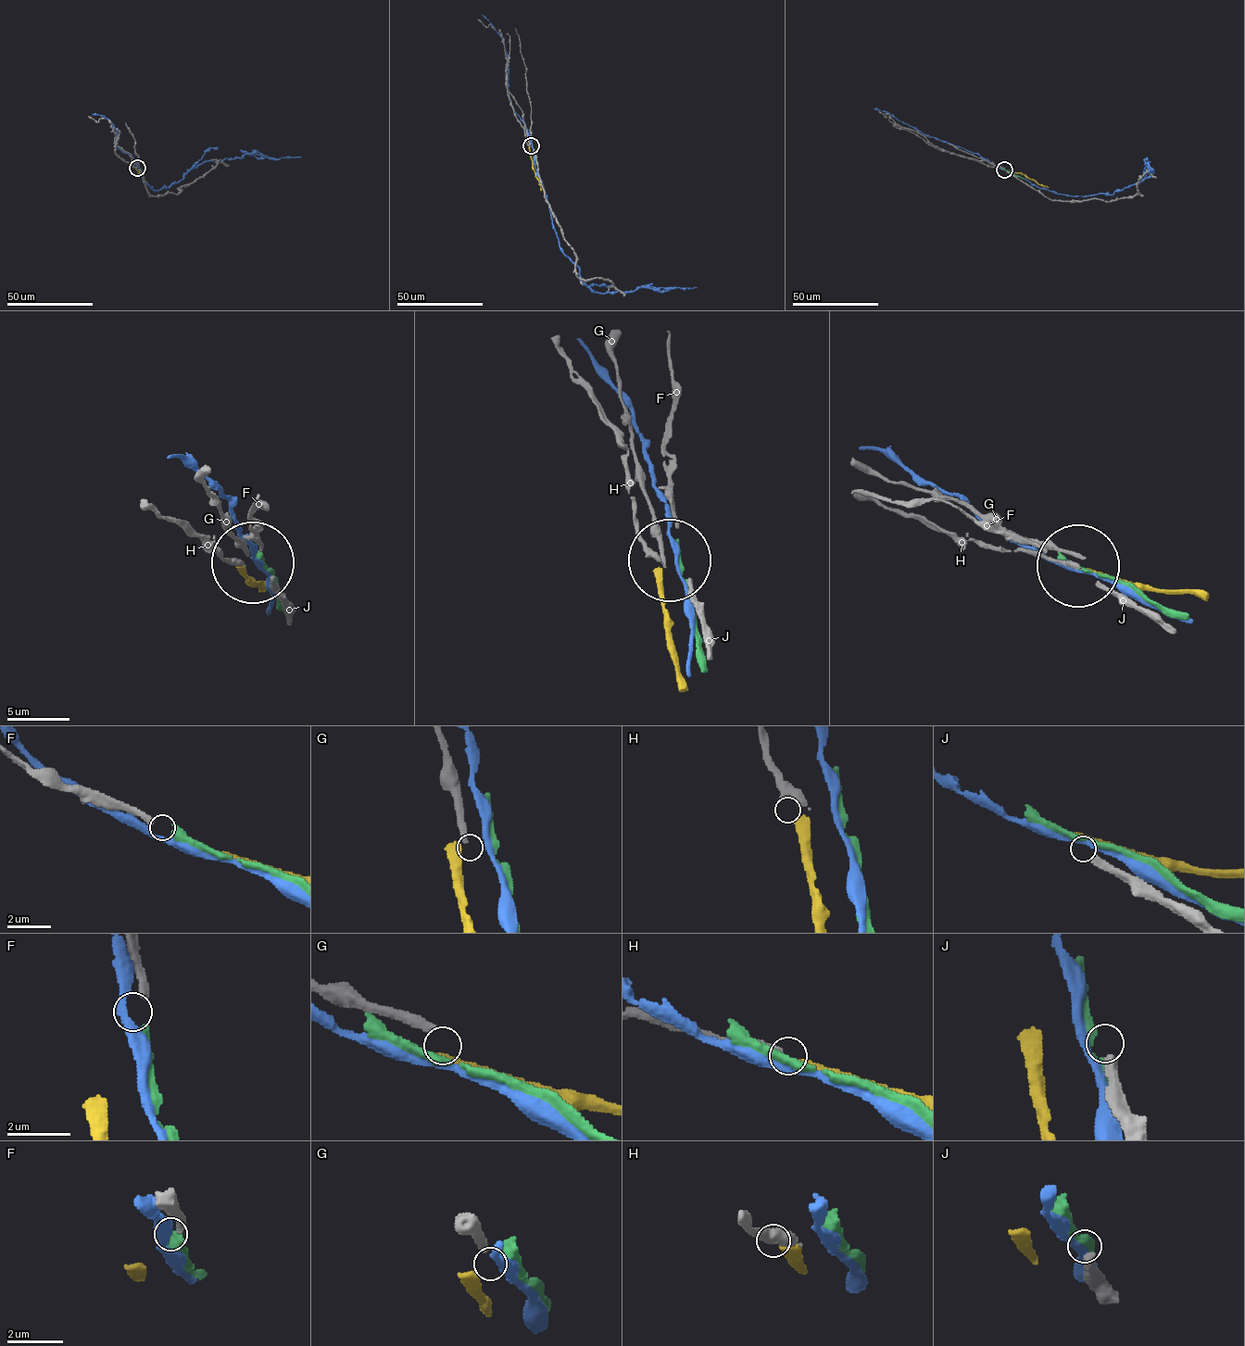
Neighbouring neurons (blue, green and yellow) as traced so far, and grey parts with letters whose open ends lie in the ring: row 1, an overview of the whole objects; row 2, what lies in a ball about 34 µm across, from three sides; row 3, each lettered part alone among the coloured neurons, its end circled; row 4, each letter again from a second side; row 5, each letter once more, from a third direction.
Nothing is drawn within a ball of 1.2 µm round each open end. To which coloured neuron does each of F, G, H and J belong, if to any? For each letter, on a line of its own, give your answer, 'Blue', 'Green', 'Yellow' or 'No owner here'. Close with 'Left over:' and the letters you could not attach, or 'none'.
F: Green
G: No owner here
H: Yellow
J: No owner here
Left over: G, J

